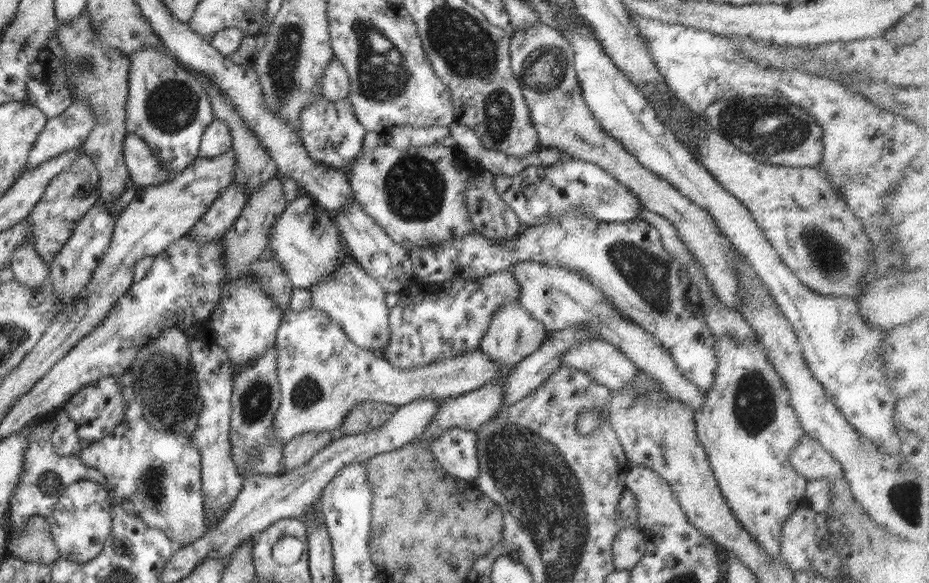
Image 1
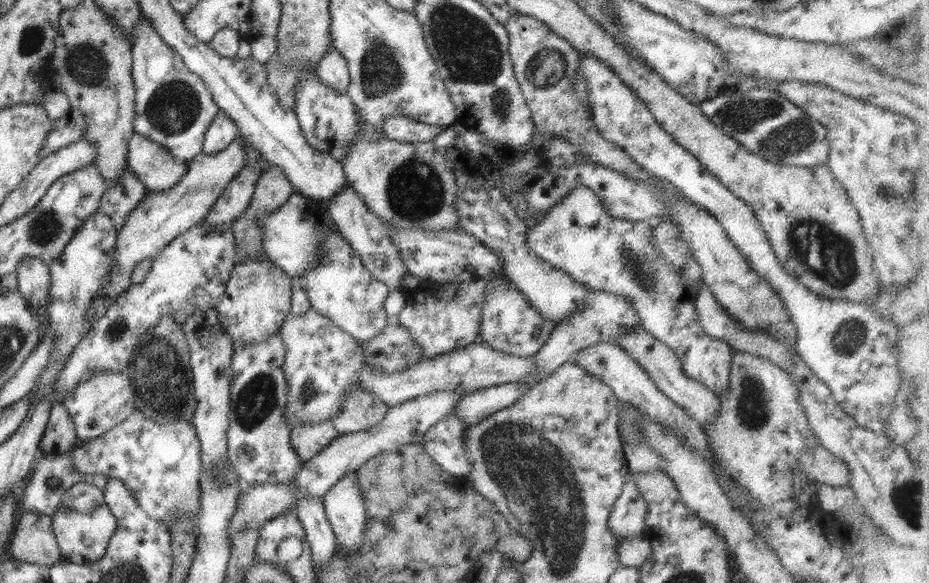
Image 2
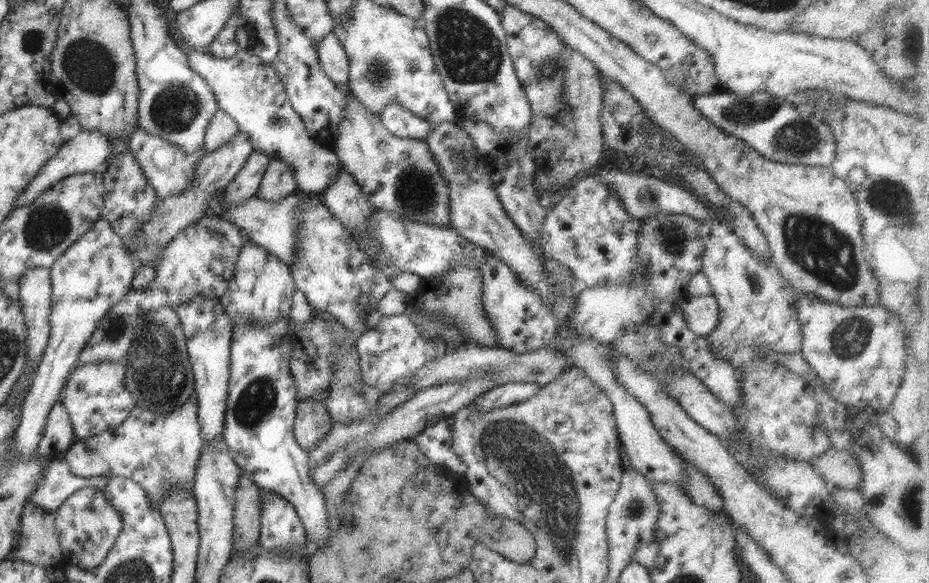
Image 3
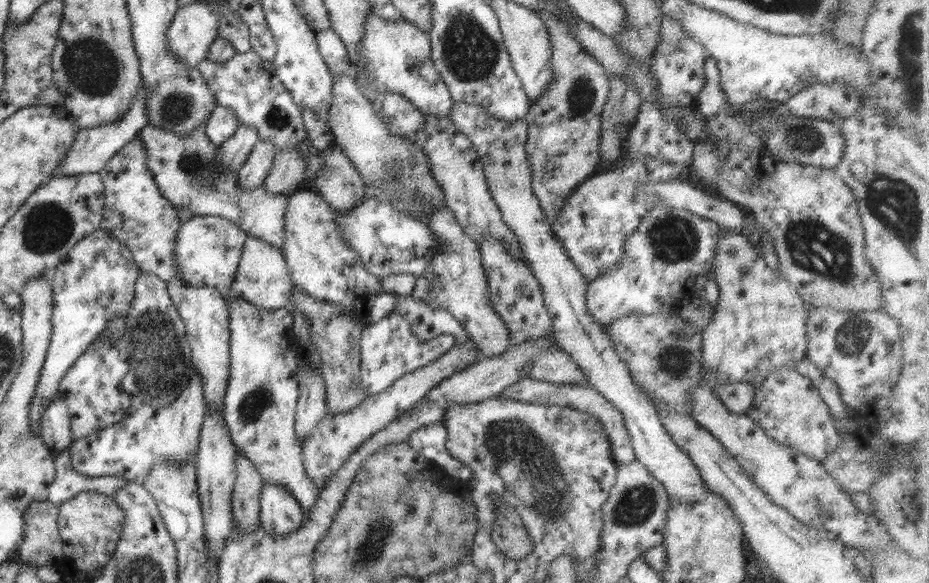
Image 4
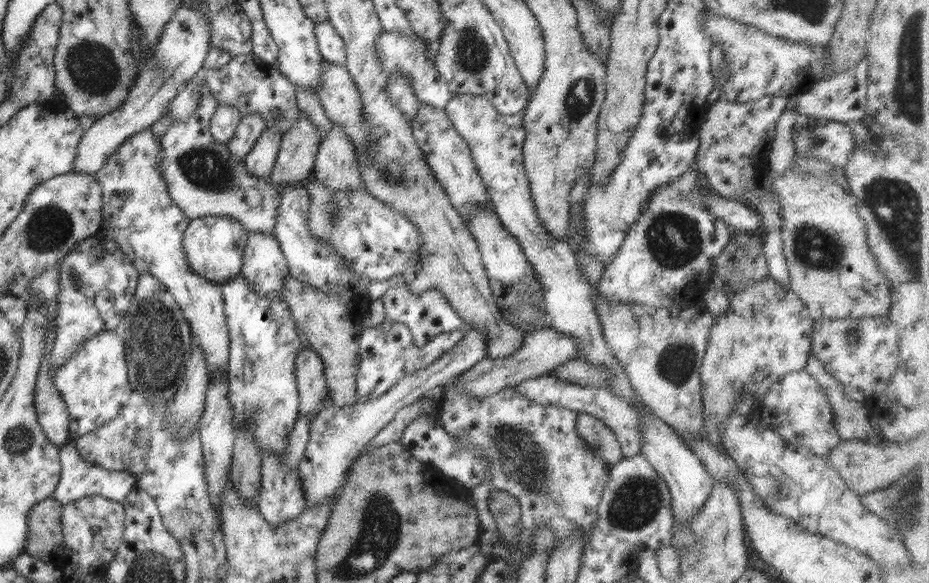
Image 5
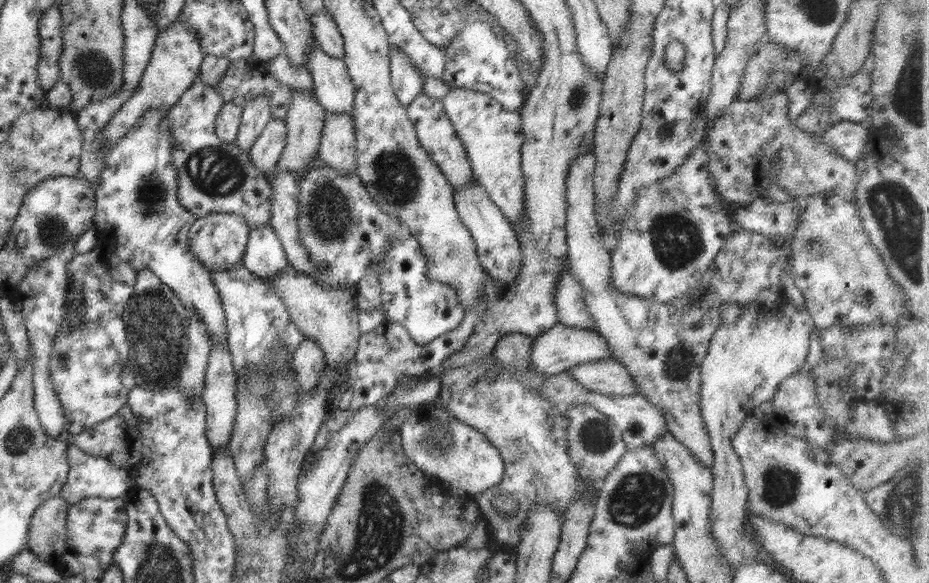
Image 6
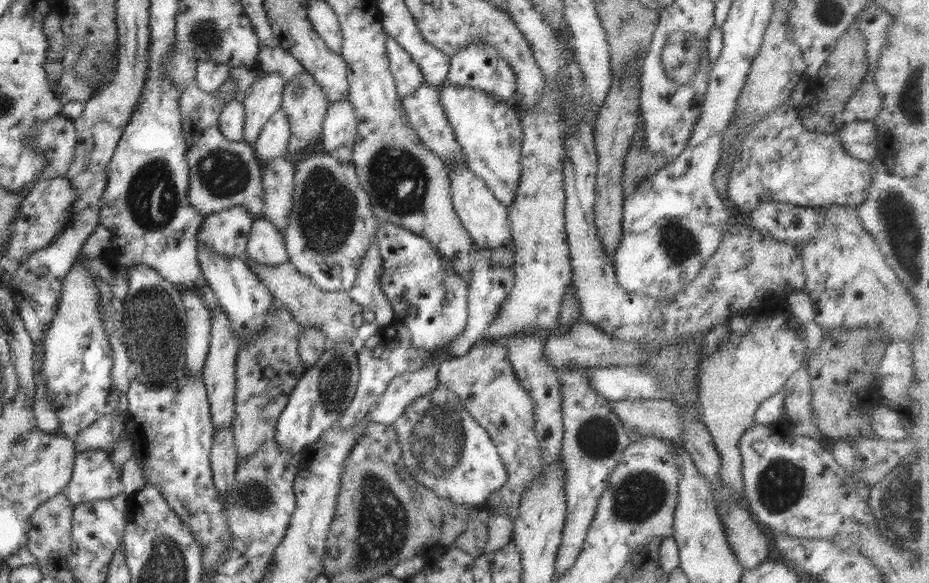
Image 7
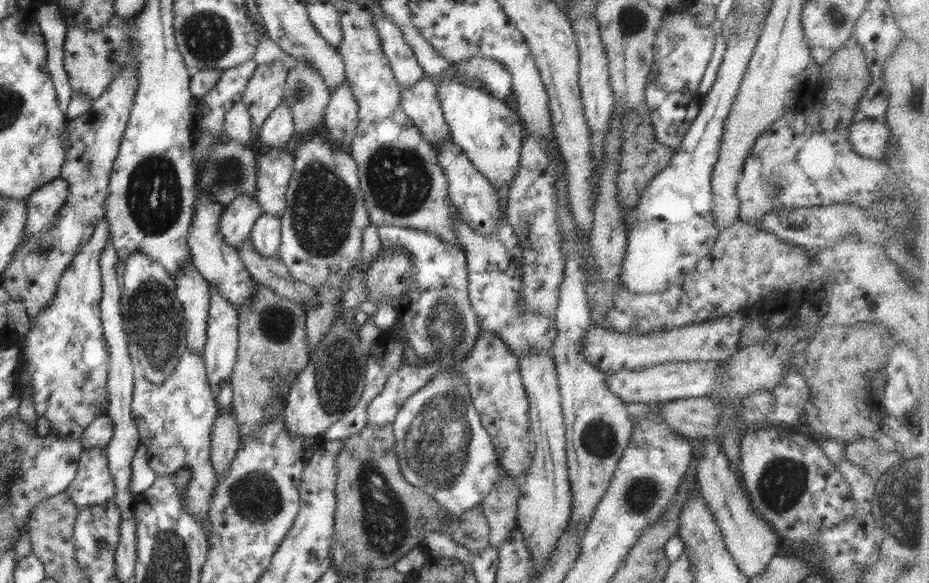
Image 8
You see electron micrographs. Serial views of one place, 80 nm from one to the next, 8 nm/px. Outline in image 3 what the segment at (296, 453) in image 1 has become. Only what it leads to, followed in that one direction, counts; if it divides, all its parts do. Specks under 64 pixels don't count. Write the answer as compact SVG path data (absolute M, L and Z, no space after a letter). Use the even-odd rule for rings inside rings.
M300 400L293 426L298 445L307 453L324 441L332 428L331 416L324 400Z

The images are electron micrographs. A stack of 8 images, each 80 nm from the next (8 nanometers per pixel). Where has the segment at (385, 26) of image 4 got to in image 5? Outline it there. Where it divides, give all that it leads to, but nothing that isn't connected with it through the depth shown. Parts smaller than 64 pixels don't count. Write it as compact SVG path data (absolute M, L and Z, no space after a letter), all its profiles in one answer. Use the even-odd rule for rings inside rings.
M385 32L376 40L375 49L381 60L381 67L385 72L388 72L388 76L395 68L399 68L401 72L405 72L409 76L409 83L414 88L414 95L416 95L416 99L420 103L445 110L448 101L452 99L453 95L450 93L446 81L436 70L436 67L427 59L425 55L427 44L430 43L427 43L417 35L408 38L408 36L400 36L400 34L394 34L394 32Z

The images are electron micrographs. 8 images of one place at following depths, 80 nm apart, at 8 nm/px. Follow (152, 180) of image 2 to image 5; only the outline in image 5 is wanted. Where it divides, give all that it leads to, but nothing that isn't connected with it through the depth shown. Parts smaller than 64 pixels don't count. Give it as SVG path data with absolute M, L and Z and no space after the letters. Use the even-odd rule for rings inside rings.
M201 72L196 75L194 81L201 84L200 103L198 103L194 115L189 116L186 120L175 120L175 118L171 118L171 115L166 114L151 125L153 135L157 136L160 141L159 171L167 184L170 198L188 218L195 219L214 215L231 216L245 227L247 233L261 232L274 235L275 220L281 199L280 190L268 180L249 174L243 158L232 156L226 143L213 140L210 121L219 106L218 101L212 96Z

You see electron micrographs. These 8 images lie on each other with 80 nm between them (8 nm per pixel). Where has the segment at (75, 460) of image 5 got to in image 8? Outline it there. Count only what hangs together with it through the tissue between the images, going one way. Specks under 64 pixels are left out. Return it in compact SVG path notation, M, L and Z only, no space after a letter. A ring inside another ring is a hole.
M106 448L84 449L74 481L67 488L72 503L78 508L106 504L116 492L108 472Z

